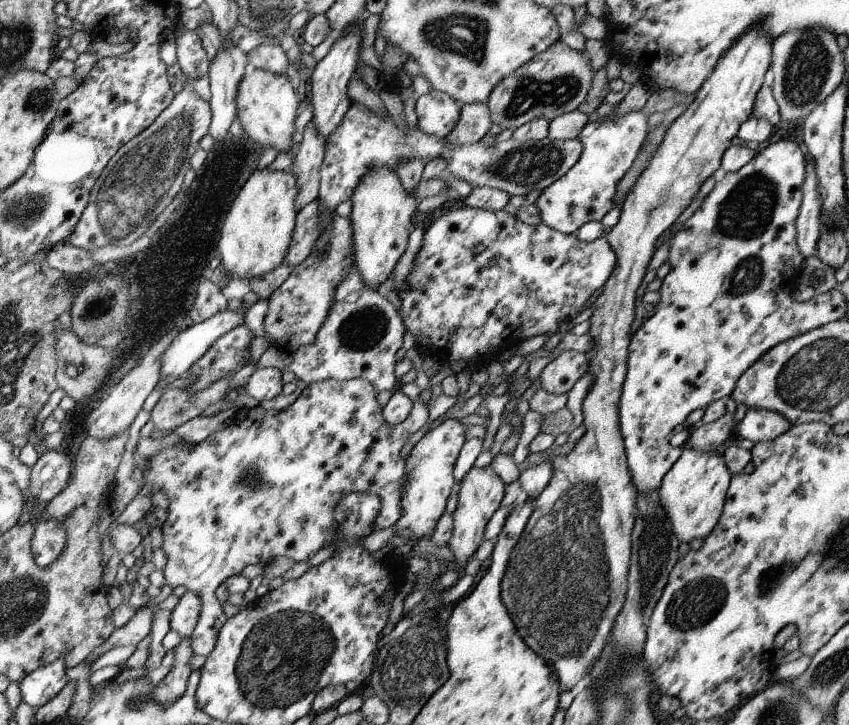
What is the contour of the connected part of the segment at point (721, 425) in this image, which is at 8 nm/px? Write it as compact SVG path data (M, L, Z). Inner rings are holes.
M727 411L713 423L700 422L690 434L688 444L697 451L706 451L707 453L715 452L728 440L732 428L736 425L734 414Z

